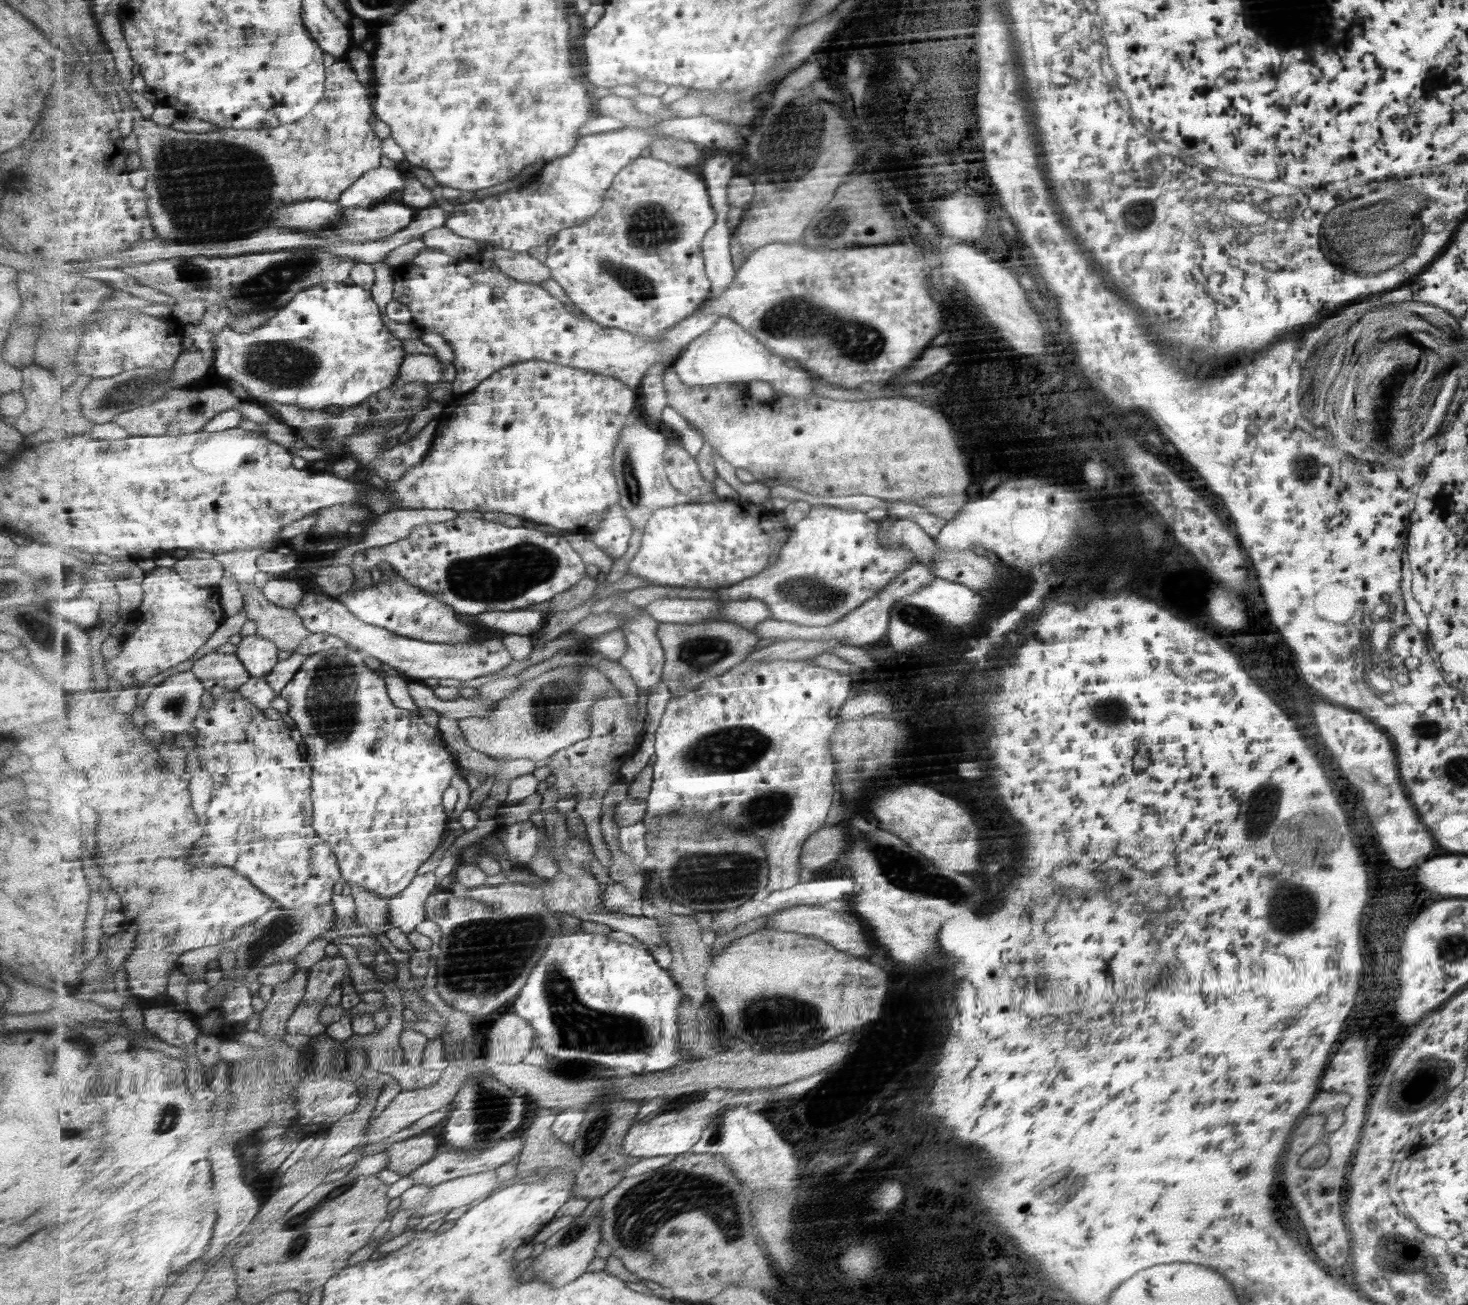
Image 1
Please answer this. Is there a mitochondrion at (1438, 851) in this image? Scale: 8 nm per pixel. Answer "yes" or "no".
no

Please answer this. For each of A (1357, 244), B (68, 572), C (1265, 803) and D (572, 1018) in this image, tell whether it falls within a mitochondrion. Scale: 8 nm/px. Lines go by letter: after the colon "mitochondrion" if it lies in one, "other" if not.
A: mitochondrion
B: mitochondrion
C: mitochondrion
D: mitochondrion

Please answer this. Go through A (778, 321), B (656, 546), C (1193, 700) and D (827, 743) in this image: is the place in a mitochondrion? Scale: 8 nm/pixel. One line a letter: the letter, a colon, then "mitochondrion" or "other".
A: mitochondrion
B: other
C: other
D: other

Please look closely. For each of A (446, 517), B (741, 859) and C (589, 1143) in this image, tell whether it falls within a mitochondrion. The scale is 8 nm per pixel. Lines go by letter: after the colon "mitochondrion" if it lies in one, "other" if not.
A: other
B: mitochondrion
C: other

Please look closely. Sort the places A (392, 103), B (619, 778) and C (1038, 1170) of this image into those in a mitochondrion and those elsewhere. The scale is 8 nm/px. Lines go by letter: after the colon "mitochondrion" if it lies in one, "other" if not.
A: other
B: other
C: mitochondrion

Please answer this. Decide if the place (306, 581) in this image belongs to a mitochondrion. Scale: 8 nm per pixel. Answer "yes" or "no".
no

